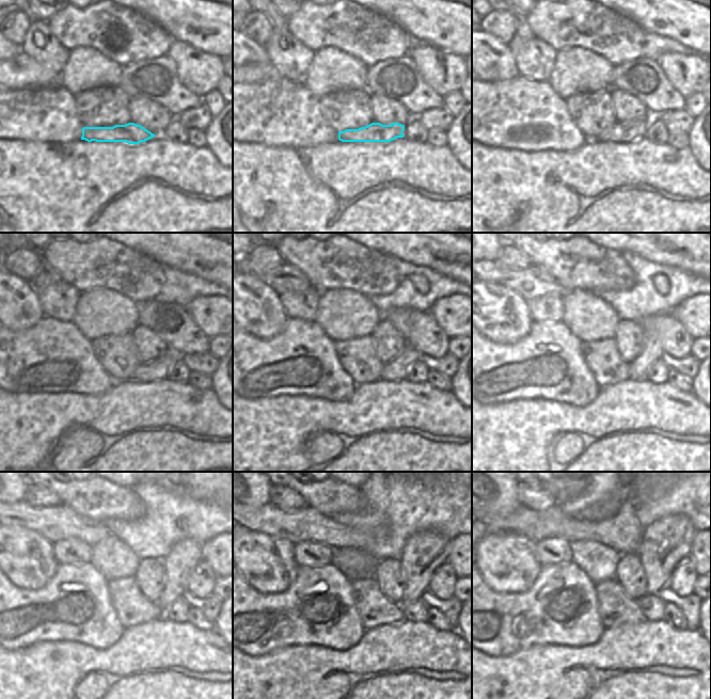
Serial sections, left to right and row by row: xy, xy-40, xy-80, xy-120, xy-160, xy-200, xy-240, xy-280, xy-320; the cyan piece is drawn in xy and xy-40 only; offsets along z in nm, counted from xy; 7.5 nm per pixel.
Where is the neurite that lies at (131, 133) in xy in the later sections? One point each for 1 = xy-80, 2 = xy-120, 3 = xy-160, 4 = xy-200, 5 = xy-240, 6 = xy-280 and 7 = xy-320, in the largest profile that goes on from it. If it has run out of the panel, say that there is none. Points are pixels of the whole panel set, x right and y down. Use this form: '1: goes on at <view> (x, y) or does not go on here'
1: goes on at xy-80 (631, 130)
2: goes on at xy-120 (158, 368)
3: goes on at xy-160 (396, 369)
4: goes on at xy-200 (651, 352)
5: goes on at xy-240 (184, 556)
6: goes on at xy-280 (425, 551)
7: goes on at xy-320 (666, 542)

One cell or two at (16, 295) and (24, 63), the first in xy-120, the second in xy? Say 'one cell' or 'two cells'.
two cells

